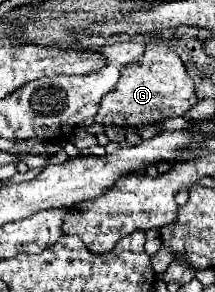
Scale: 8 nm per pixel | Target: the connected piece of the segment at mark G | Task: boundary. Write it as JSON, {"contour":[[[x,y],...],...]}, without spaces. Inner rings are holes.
{"contour":[[[146,44],[144,54],[122,68],[118,84],[100,100],[100,110],[94,120],[102,126],[158,124],[166,118],[182,116],[196,102],[198,98],[194,94],[194,82],[186,74],[180,56],[168,46]]]}

